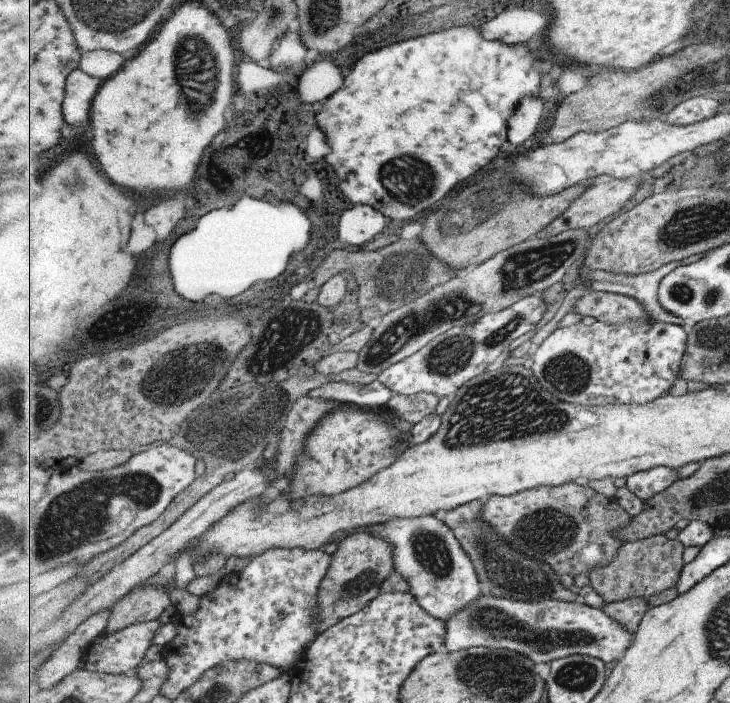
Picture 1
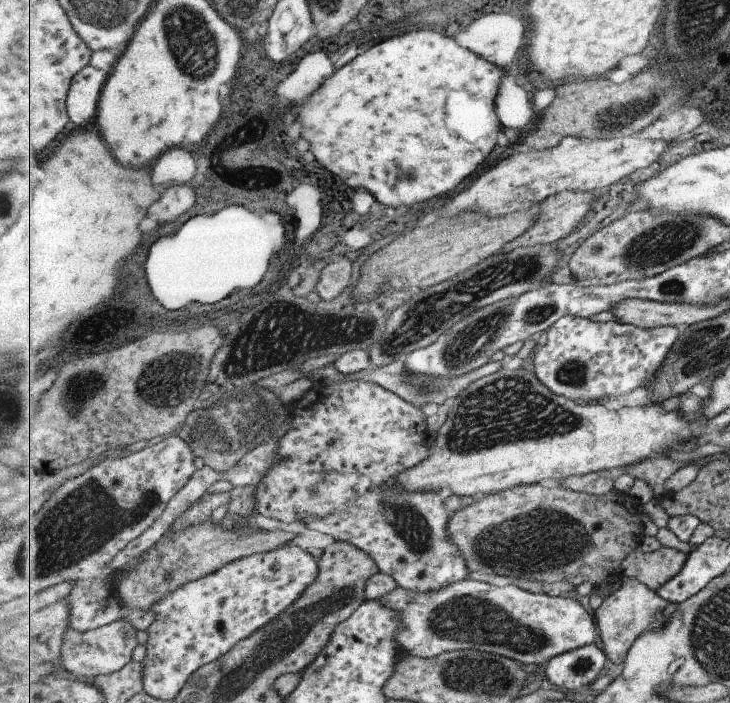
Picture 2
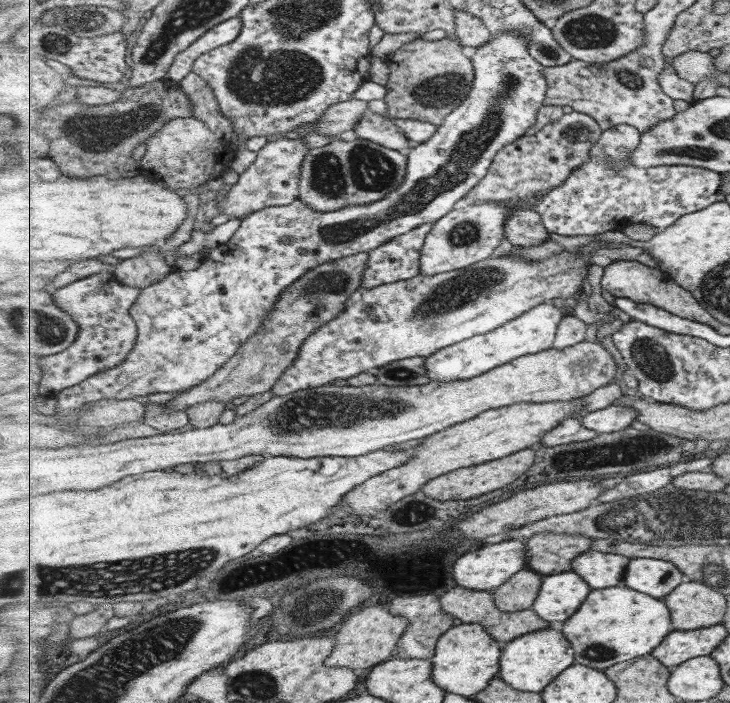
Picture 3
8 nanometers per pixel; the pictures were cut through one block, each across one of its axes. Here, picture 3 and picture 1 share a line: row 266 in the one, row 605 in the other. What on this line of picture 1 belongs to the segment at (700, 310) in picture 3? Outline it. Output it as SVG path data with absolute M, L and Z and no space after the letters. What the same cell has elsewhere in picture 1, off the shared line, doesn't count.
M634 596L631 599L606 603L603 610L615 620L621 621L633 633L633 638L639 630L641 621L651 609L648 597Z

